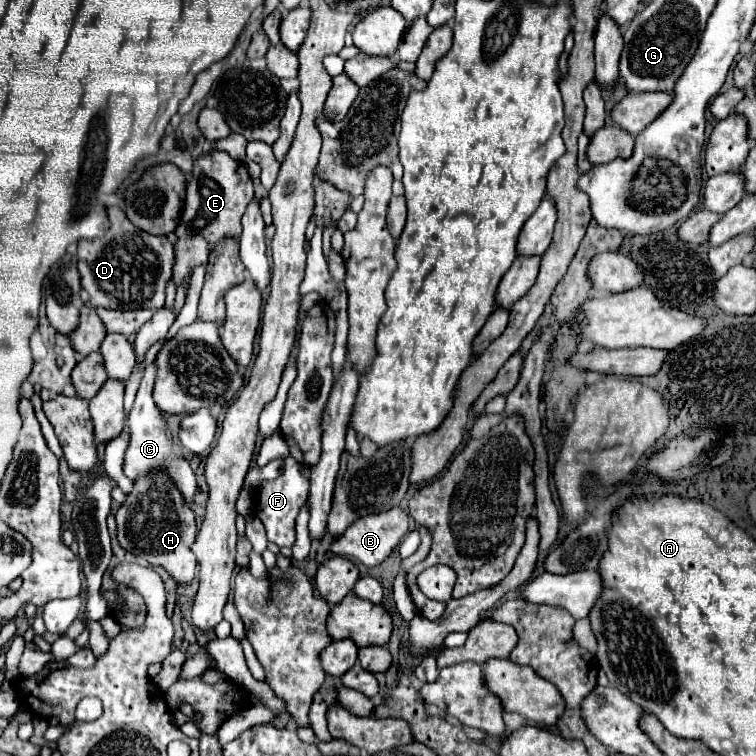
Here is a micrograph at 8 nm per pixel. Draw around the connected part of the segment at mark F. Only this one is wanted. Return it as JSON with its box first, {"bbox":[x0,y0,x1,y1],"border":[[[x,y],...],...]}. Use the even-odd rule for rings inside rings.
{"bbox":[253,456,310,547],"border":[[[288,456],[284,460],[284,471],[272,481],[263,481],[259,489],[255,491],[255,507],[253,515],[259,517],[265,525],[267,539],[279,547],[293,547],[295,545],[295,519],[305,505],[305,499],[308,498],[310,483],[309,480],[300,473],[301,465]]]}

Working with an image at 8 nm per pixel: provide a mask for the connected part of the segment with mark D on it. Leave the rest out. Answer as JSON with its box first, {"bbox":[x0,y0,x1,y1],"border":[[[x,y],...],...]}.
{"bbox":[77,205,173,309],"border":[[[111,205],[107,207],[109,217],[109,231],[103,237],[91,239],[91,241],[79,241],[77,243],[77,267],[81,273],[81,287],[89,293],[89,305],[93,309],[105,307],[105,309],[159,309],[165,303],[165,285],[171,279],[173,269],[173,245],[167,241],[165,235],[151,235],[145,233],[133,223],[129,223],[127,215]]]}

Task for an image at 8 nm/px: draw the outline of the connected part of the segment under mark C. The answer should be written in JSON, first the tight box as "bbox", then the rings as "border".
{"bbox":[123,363,197,505],"border":[[[155,363],[153,365],[147,365],[145,369],[145,375],[141,379],[141,385],[139,385],[139,391],[137,391],[137,397],[135,397],[135,403],[133,403],[133,409],[129,411],[129,419],[127,419],[127,427],[131,431],[131,437],[129,437],[129,447],[125,451],[125,461],[123,461],[123,473],[135,481],[137,477],[145,477],[145,475],[151,475],[155,471],[165,471],[167,477],[173,481],[173,485],[179,489],[183,501],[187,505],[193,503],[193,495],[197,491],[197,481],[195,481],[195,473],[189,465],[189,461],[177,453],[171,445],[171,439],[167,437],[167,423],[165,423],[165,417],[161,411],[157,411],[157,405],[153,403],[153,377],[155,377]]]}

